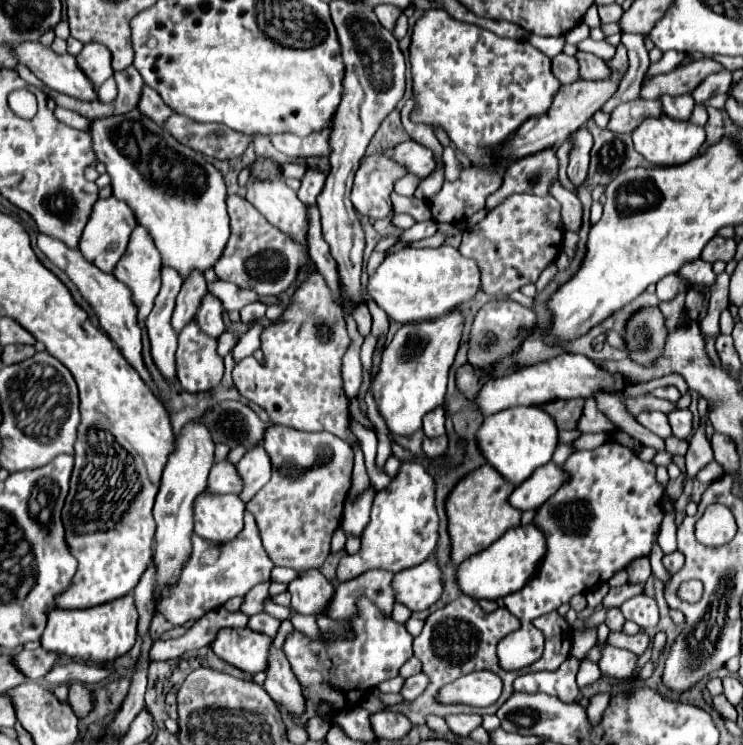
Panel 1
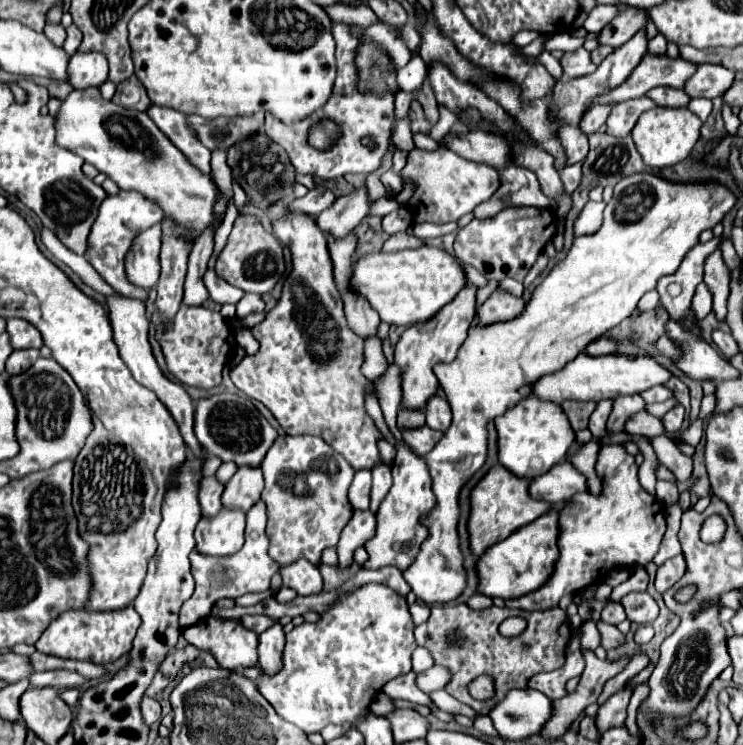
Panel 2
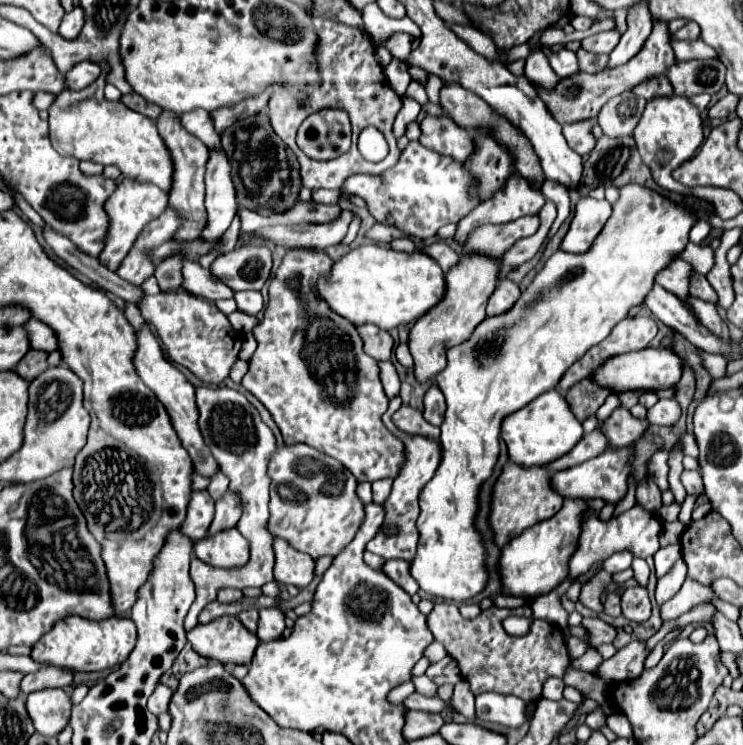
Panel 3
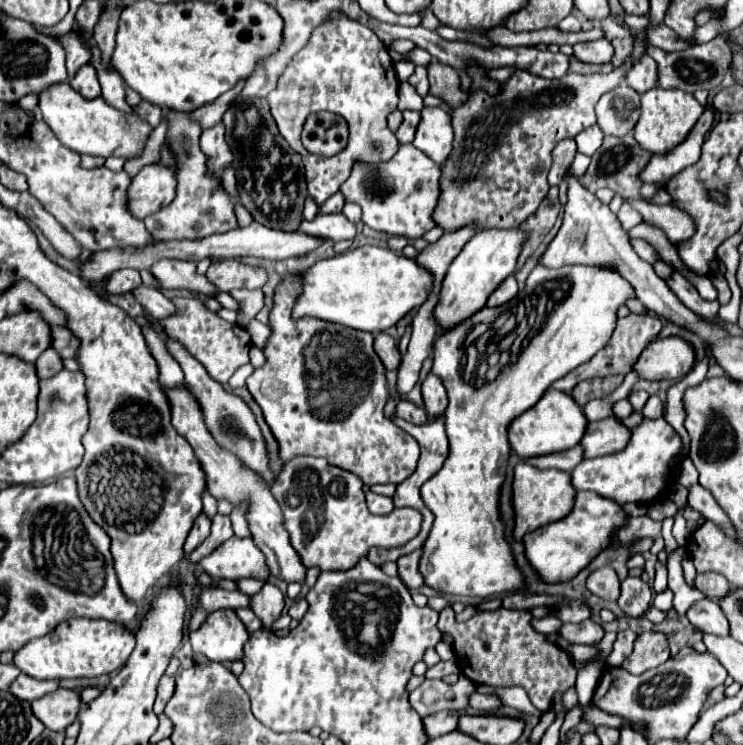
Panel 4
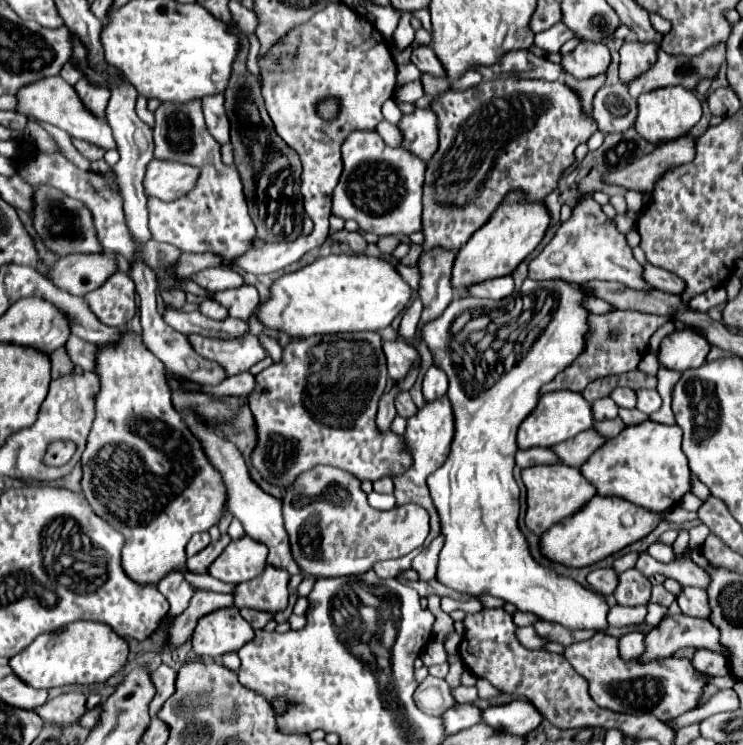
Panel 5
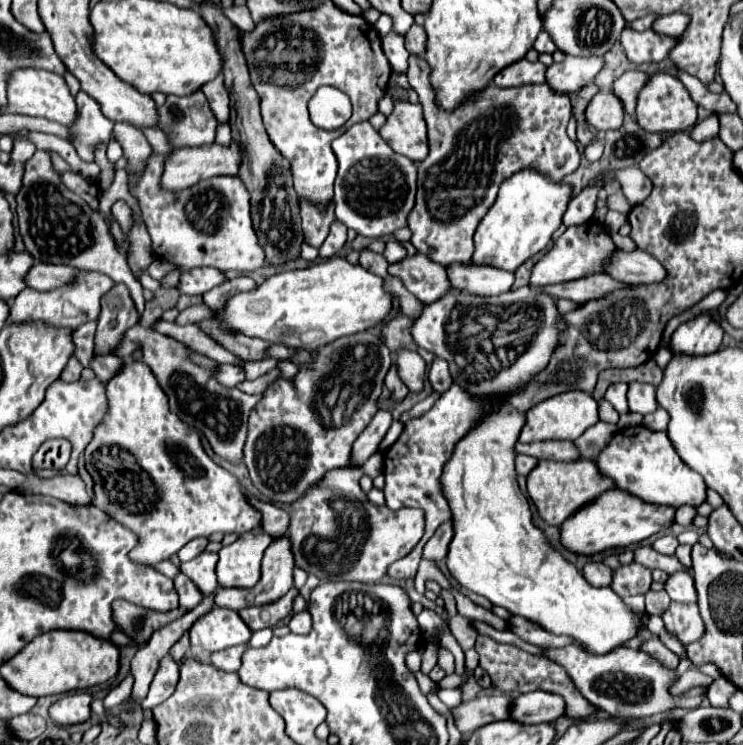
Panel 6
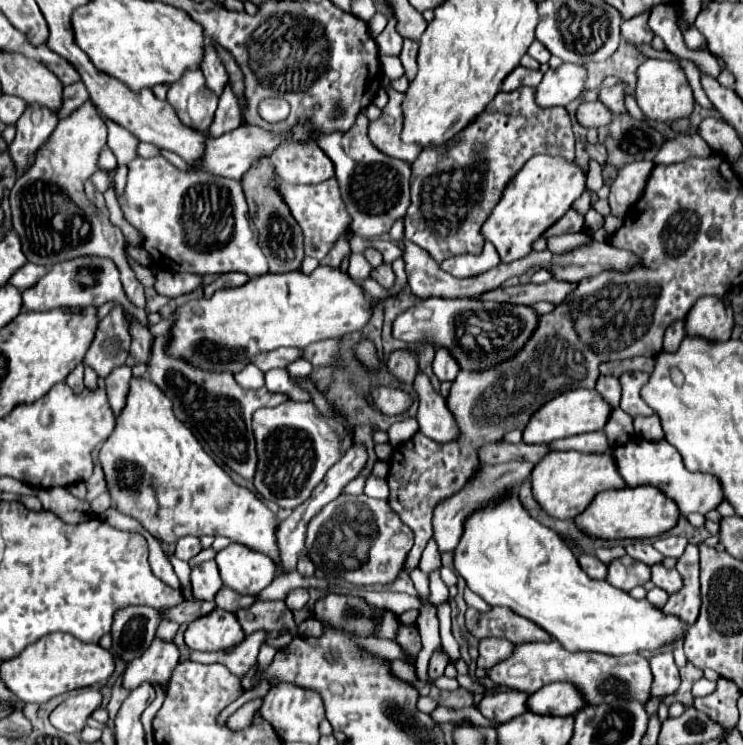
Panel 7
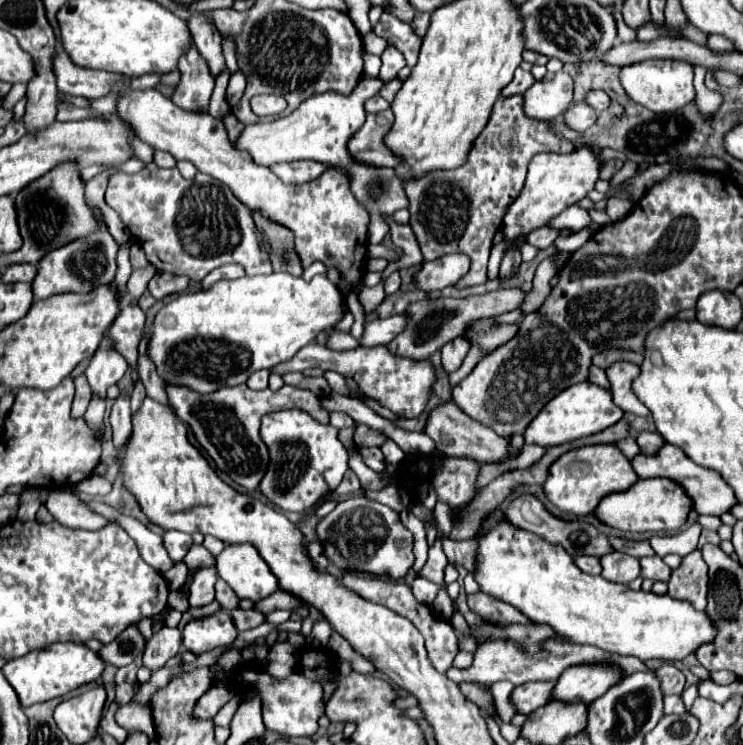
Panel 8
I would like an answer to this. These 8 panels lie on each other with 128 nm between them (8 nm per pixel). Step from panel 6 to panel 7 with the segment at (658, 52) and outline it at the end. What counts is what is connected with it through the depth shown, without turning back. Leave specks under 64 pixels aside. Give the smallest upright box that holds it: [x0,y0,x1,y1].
[622,14,706,48]

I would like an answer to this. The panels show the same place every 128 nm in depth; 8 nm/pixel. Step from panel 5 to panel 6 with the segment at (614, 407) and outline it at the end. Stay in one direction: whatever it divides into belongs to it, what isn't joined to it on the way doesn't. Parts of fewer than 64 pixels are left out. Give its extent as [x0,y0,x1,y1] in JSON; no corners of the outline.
[598,400,618,424]

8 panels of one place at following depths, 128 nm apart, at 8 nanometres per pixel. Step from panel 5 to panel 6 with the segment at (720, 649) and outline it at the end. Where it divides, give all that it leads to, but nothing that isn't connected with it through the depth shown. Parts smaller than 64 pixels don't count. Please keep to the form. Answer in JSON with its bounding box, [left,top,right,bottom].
[662,602,706,646]

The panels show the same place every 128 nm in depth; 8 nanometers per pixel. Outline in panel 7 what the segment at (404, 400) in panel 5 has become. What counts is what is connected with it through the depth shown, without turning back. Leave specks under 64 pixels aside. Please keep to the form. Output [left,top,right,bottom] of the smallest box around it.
[388,350,418,386]

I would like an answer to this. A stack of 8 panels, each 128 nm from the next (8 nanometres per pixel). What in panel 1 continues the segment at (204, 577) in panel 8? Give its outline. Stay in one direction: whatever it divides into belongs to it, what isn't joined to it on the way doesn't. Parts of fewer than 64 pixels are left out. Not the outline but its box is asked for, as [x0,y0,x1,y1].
[238,444,272,502]

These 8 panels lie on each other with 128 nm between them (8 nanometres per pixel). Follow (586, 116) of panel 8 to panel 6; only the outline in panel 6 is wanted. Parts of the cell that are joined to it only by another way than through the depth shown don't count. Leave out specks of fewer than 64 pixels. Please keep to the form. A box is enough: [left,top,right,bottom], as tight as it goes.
[586,90,624,130]

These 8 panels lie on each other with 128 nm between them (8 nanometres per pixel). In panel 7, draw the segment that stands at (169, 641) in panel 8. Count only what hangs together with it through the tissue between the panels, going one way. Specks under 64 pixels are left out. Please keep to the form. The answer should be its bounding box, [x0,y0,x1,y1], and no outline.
[122,638,180,692]

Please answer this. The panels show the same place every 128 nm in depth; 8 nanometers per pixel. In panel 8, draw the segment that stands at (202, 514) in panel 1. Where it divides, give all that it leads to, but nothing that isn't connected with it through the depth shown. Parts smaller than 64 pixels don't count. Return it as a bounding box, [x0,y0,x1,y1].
[216,544,278,602]

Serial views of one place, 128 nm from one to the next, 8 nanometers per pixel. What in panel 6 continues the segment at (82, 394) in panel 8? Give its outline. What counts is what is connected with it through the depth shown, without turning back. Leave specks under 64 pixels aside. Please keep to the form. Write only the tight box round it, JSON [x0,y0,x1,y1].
[62,354,82,382]

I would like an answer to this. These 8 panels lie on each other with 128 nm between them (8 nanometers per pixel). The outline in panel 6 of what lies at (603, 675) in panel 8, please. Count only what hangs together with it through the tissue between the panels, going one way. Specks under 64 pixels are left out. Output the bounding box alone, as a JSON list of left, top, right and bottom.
[510,692,562,724]

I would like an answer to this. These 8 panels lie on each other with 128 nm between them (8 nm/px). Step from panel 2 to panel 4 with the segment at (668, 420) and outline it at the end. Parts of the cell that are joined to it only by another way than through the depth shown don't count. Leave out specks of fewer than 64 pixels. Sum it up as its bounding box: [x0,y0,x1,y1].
[642,396,664,418]

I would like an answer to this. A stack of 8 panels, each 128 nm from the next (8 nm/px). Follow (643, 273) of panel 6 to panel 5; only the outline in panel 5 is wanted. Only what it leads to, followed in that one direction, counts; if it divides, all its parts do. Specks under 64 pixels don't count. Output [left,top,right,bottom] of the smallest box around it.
[644,264,686,296]

